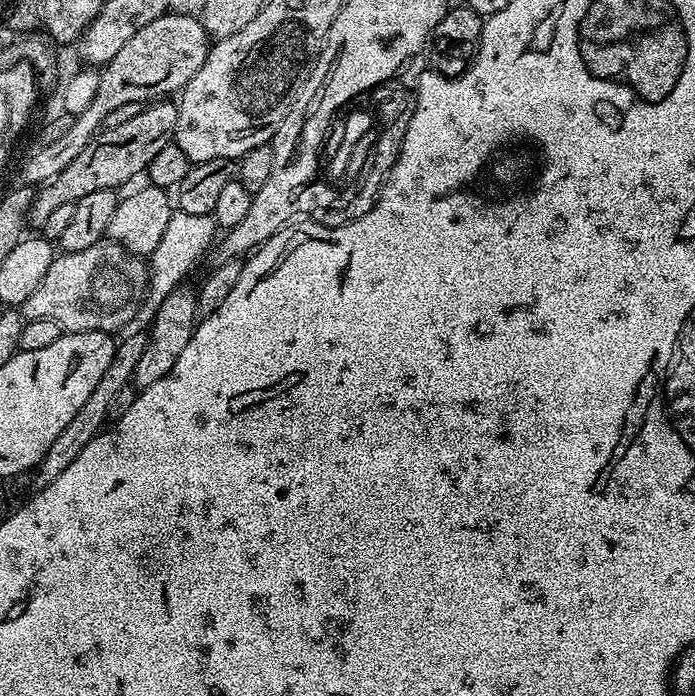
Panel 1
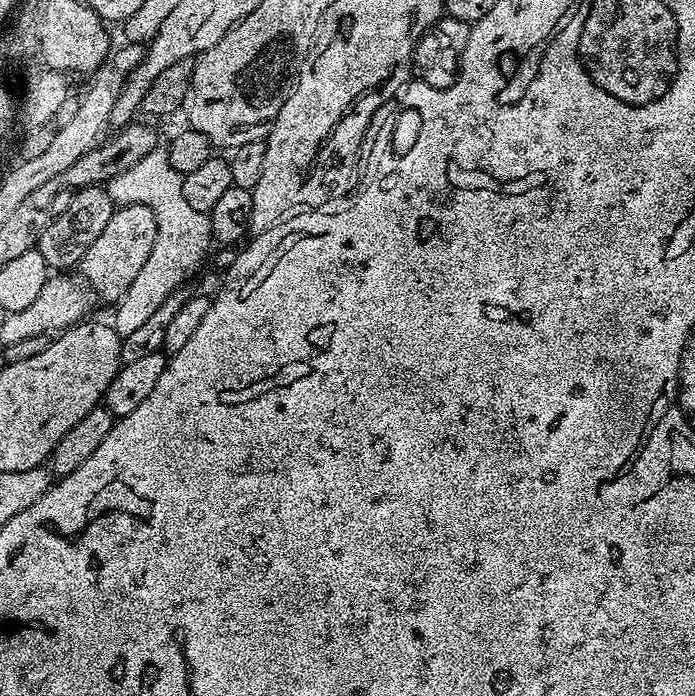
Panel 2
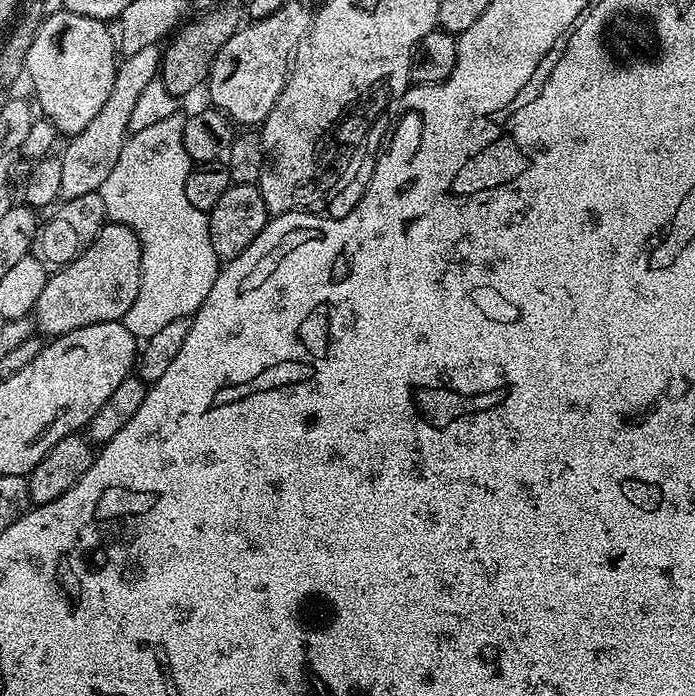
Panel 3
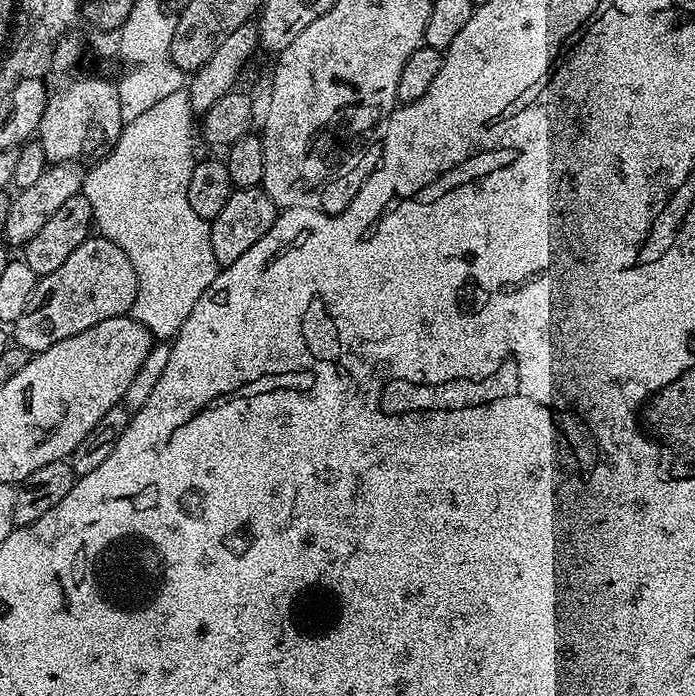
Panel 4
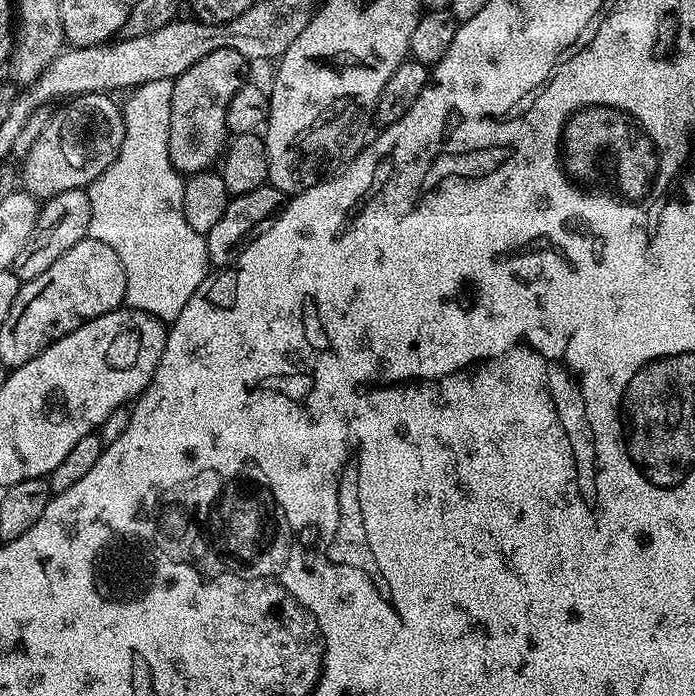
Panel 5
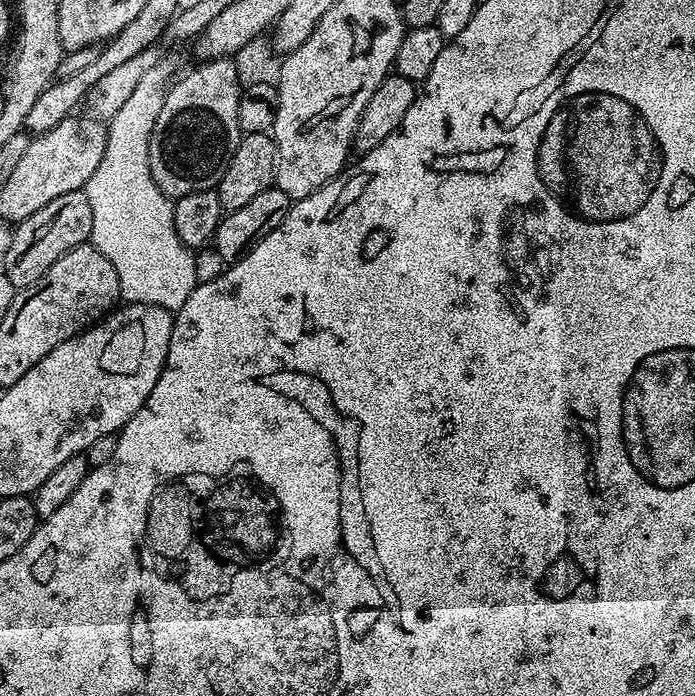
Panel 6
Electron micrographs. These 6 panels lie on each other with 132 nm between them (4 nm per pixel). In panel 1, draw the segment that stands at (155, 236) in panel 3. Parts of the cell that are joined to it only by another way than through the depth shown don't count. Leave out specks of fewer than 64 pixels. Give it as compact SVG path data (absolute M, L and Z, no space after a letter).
M179 210L173 211L170 226L166 226L166 234L162 234L162 242L158 242L158 246L150 257L148 293L144 295L144 302L132 320L131 327L133 329L143 329L155 317L156 311L162 306L162 302L166 302L170 293L187 281L184 279L187 278L188 271L203 258L204 251L206 251L206 256L209 249L213 247L217 236L218 225L212 216L186 214Z

